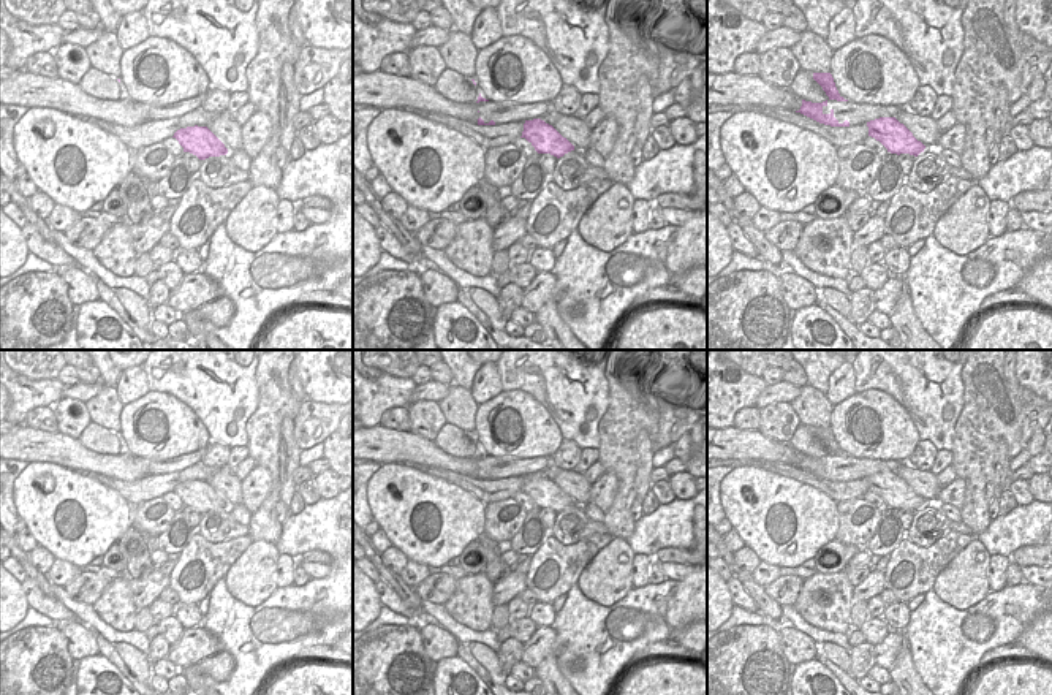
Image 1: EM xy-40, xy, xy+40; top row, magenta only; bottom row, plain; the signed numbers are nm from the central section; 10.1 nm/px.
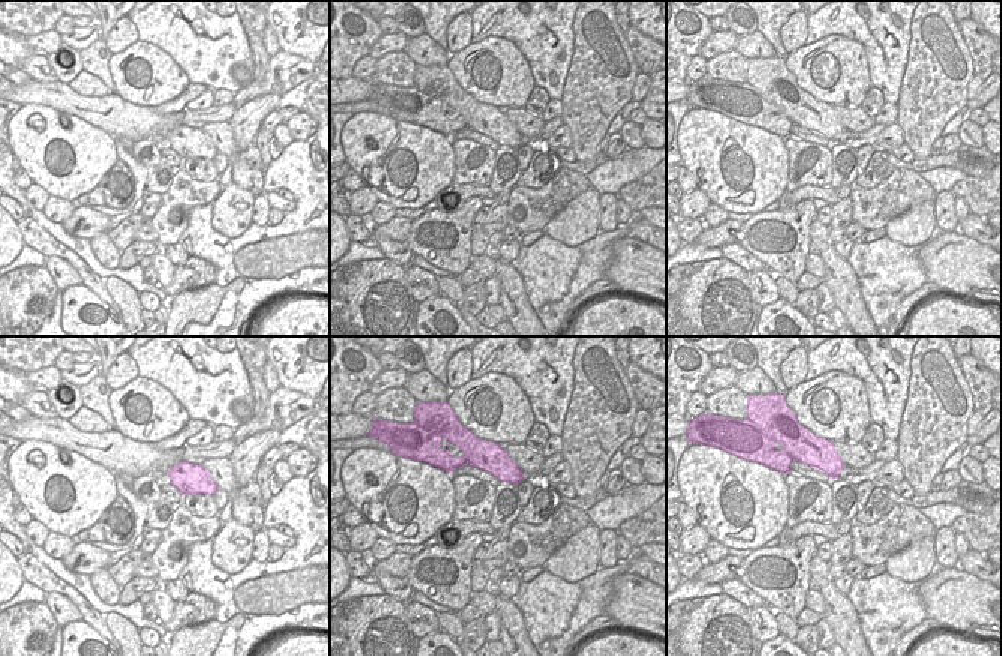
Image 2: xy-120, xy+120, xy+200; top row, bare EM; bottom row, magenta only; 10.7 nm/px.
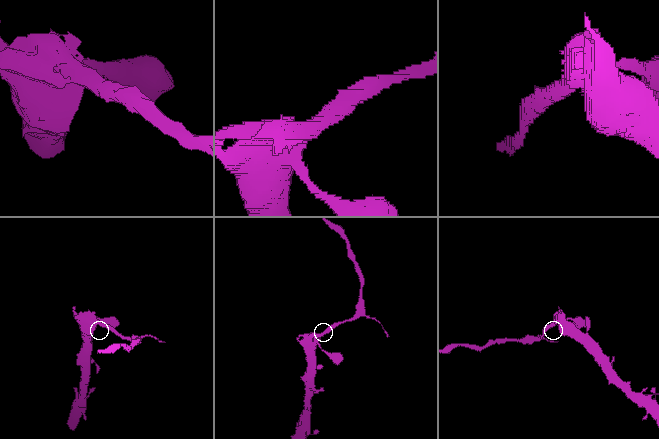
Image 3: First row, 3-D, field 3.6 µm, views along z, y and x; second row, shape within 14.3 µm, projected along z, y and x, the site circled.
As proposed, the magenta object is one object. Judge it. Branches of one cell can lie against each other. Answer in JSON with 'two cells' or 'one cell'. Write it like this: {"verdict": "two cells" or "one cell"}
{"verdict": "two cells"}

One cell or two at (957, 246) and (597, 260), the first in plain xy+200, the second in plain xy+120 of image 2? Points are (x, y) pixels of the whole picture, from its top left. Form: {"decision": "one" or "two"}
{"decision": "two"}

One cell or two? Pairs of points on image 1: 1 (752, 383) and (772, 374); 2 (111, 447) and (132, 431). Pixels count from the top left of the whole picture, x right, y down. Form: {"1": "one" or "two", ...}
{"1": "two", "2": "two"}

